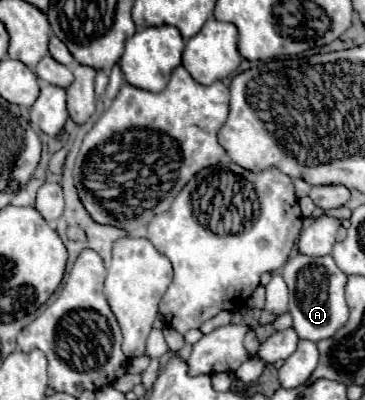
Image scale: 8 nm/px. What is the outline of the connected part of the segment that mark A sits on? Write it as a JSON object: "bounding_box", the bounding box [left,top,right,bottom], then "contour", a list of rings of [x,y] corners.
{"bounding_box":[283,253,349,343],"contour":[[[299,253],[287,261],[283,279],[289,287],[289,313],[299,339],[319,343],[321,339],[333,337],[333,333],[337,333],[337,329],[349,321],[349,307],[345,301],[347,275],[335,265],[331,255],[307,257]]]}

